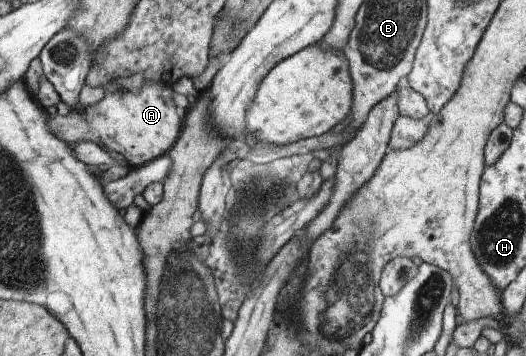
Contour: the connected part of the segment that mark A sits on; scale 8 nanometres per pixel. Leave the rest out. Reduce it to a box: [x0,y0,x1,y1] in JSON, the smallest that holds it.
[49,81,183,168]

